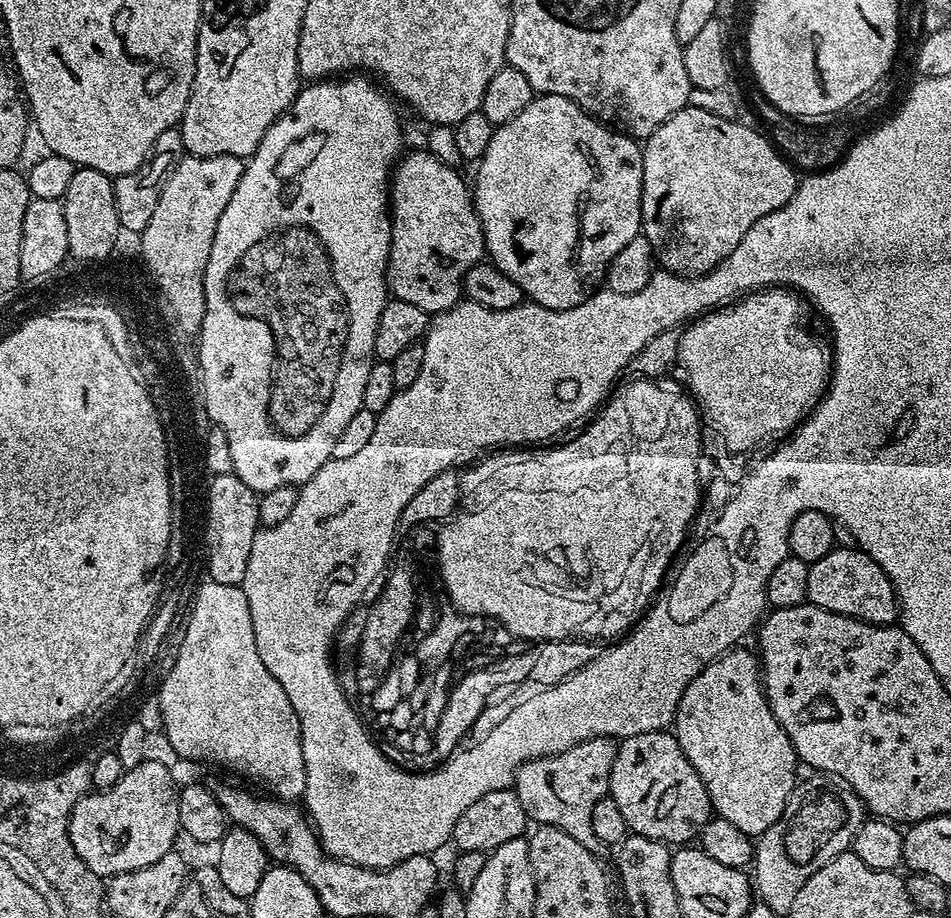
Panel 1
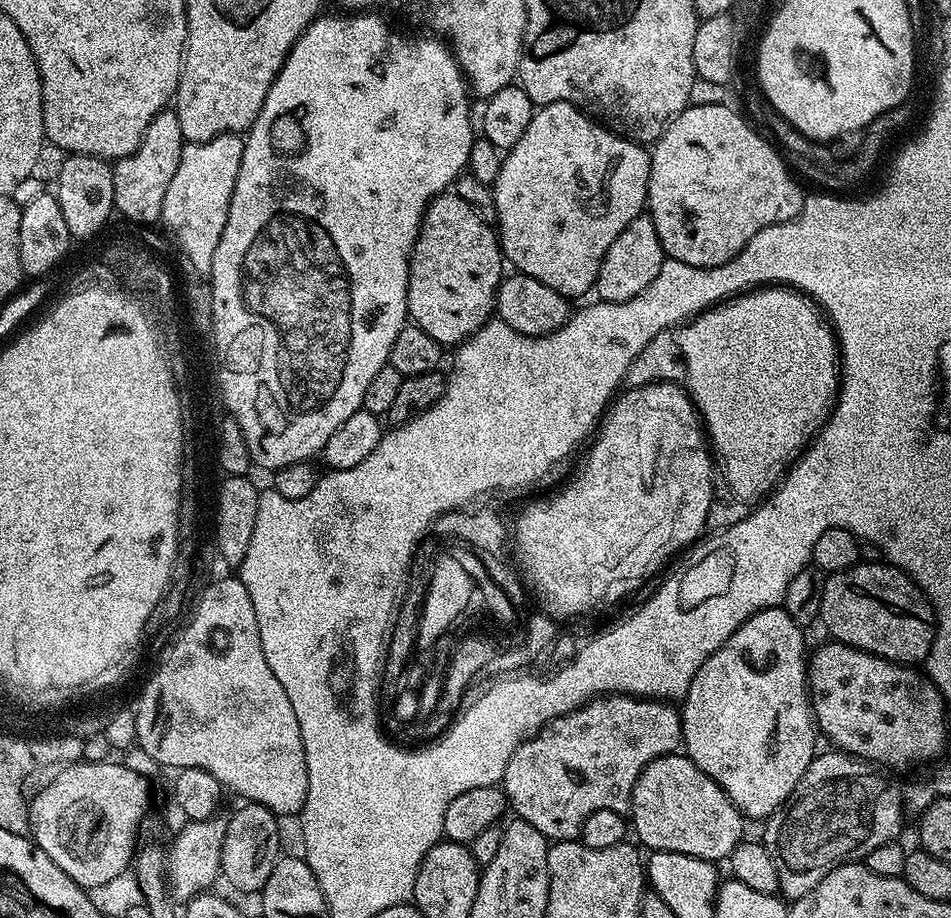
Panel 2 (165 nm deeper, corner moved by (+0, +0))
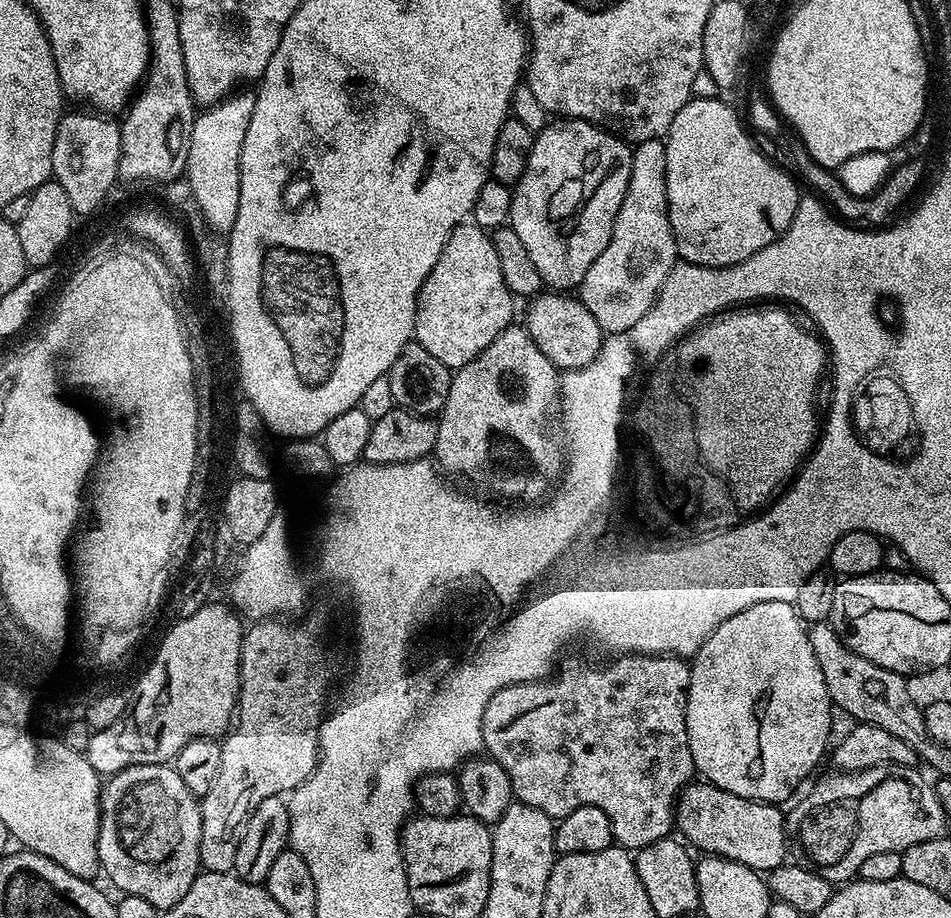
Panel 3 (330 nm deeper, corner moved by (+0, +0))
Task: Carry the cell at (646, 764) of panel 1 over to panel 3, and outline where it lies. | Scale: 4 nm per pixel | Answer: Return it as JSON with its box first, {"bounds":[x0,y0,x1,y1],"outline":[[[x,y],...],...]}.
{"bounds":[674,782,790,874],"outline":[[[693,782],[684,787],[677,799],[674,824],[693,849],[701,848],[701,853],[742,862],[742,866],[767,874],[785,863],[788,848],[790,852],[786,816],[780,810],[775,804],[738,798],[738,794],[730,794],[707,782]]]}

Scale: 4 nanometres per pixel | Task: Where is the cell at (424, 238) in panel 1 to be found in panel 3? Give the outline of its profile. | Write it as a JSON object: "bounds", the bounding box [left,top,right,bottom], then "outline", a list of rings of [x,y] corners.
{"bounds":[415,222,514,370],"outline":[[[471,222],[460,224],[446,238],[438,262],[434,262],[420,287],[416,299],[415,343],[426,346],[450,370],[466,366],[466,362],[478,358],[513,323],[512,303],[514,297],[506,286],[506,278],[502,278],[498,250],[494,250],[491,235]]]}

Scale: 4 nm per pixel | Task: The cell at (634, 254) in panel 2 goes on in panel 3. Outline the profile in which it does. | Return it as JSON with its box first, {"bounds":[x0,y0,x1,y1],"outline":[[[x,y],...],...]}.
{"bounds":[578,140,678,332],"outline":[[[647,140],[632,148],[632,173],[626,186],[626,198],[622,198],[622,210],[618,210],[618,218],[614,218],[614,230],[610,234],[610,242],[606,242],[606,250],[594,258],[590,270],[586,270],[586,278],[582,278],[578,289],[578,299],[594,314],[594,322],[605,332],[621,332],[630,330],[630,326],[640,321],[650,306],[658,298],[662,290],[662,282],[666,282],[666,274],[678,262],[676,239],[668,217],[668,195],[666,194],[666,150],[664,140]]]}

